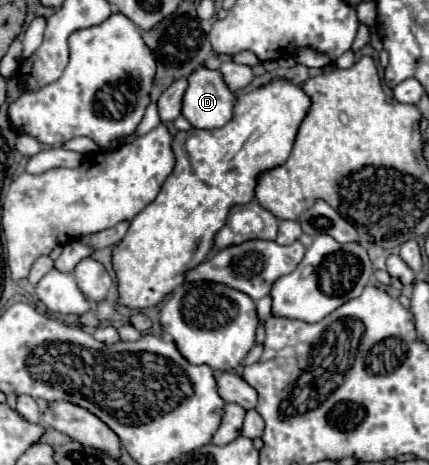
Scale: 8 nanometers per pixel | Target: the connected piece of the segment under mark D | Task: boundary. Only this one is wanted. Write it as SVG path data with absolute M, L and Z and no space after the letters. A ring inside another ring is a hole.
M200 66L188 80L190 86L182 100L182 114L194 128L222 128L232 118L236 102L236 96L226 88L222 74Z

